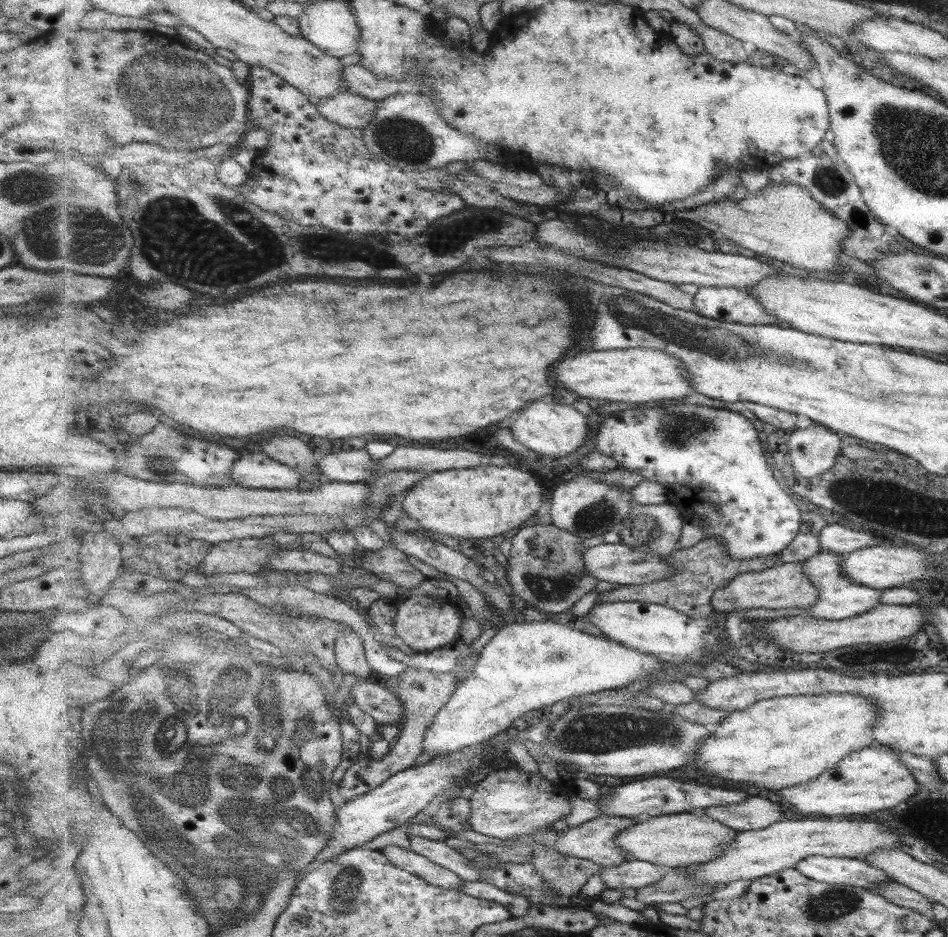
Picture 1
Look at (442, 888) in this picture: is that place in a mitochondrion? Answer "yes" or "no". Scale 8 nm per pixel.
no

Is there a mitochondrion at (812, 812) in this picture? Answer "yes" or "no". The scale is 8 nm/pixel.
no

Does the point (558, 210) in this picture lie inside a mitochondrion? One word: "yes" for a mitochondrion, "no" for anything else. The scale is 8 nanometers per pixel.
no

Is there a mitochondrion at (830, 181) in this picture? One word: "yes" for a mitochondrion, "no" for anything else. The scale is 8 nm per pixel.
yes

